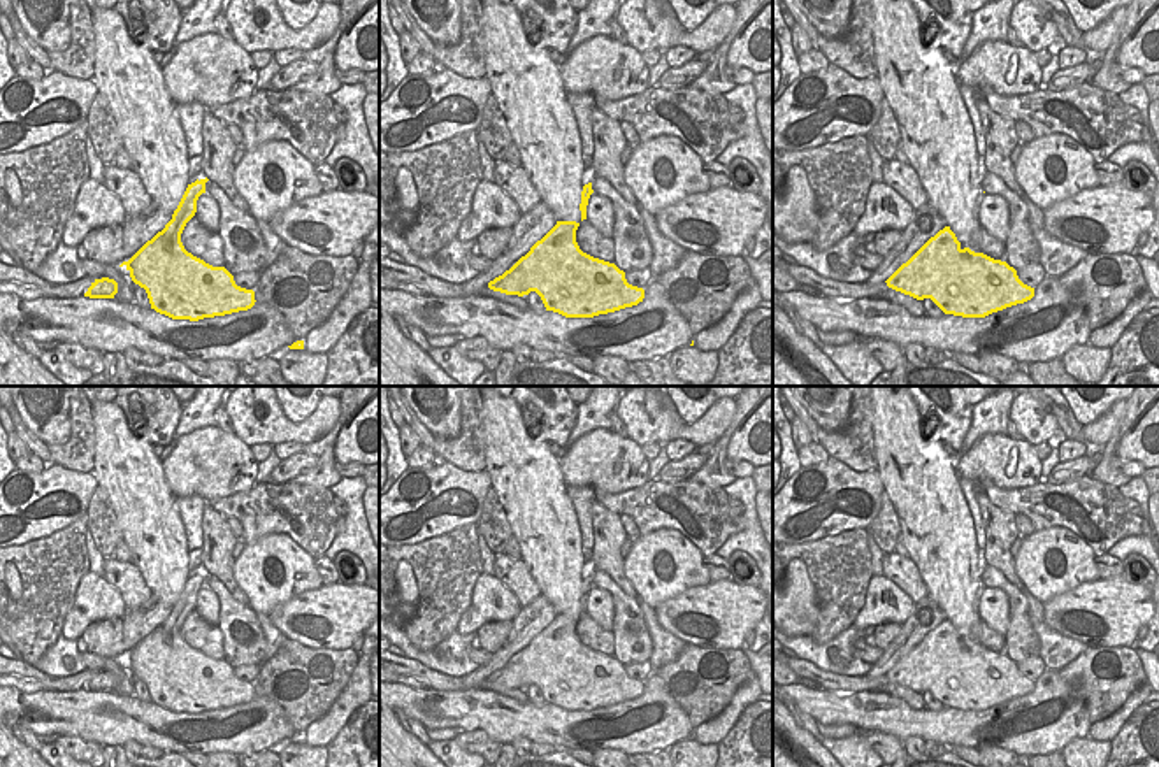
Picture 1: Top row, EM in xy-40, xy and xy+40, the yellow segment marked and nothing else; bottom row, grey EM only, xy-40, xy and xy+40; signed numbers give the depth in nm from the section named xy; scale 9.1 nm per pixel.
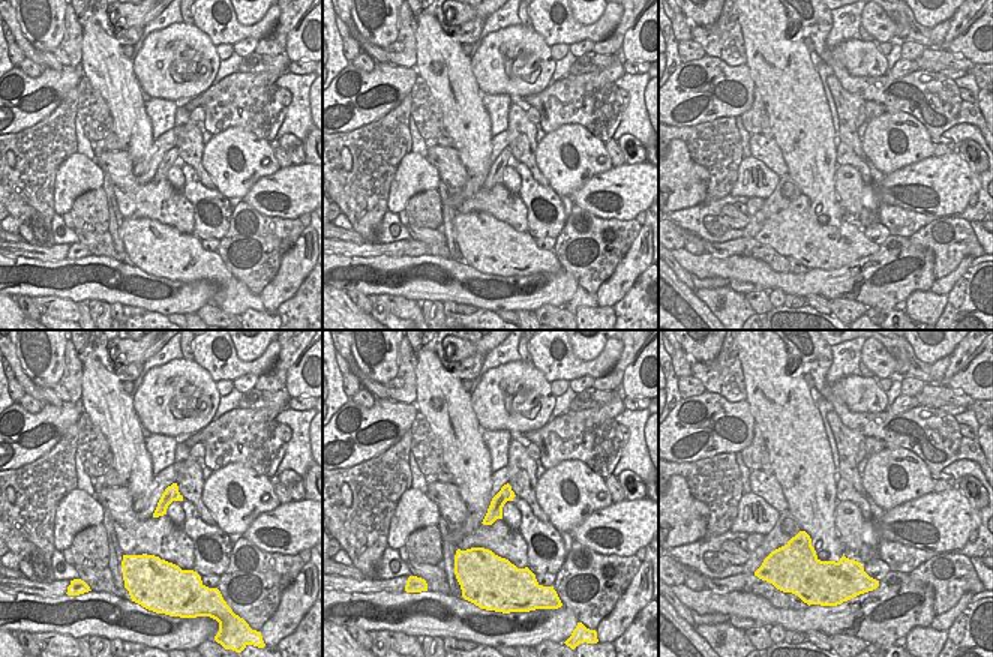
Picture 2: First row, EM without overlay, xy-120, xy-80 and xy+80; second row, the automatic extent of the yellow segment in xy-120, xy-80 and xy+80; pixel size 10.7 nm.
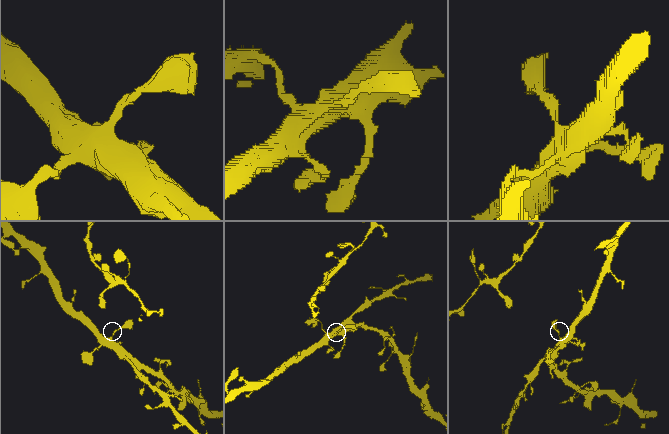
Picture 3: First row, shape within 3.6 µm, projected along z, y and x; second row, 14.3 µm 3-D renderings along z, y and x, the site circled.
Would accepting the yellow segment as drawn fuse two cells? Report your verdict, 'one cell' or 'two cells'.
one cell

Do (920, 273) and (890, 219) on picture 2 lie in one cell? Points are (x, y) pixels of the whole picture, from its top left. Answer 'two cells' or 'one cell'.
two cells

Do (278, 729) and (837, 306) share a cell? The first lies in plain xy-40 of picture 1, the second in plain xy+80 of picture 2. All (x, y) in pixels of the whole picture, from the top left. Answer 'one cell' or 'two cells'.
two cells

